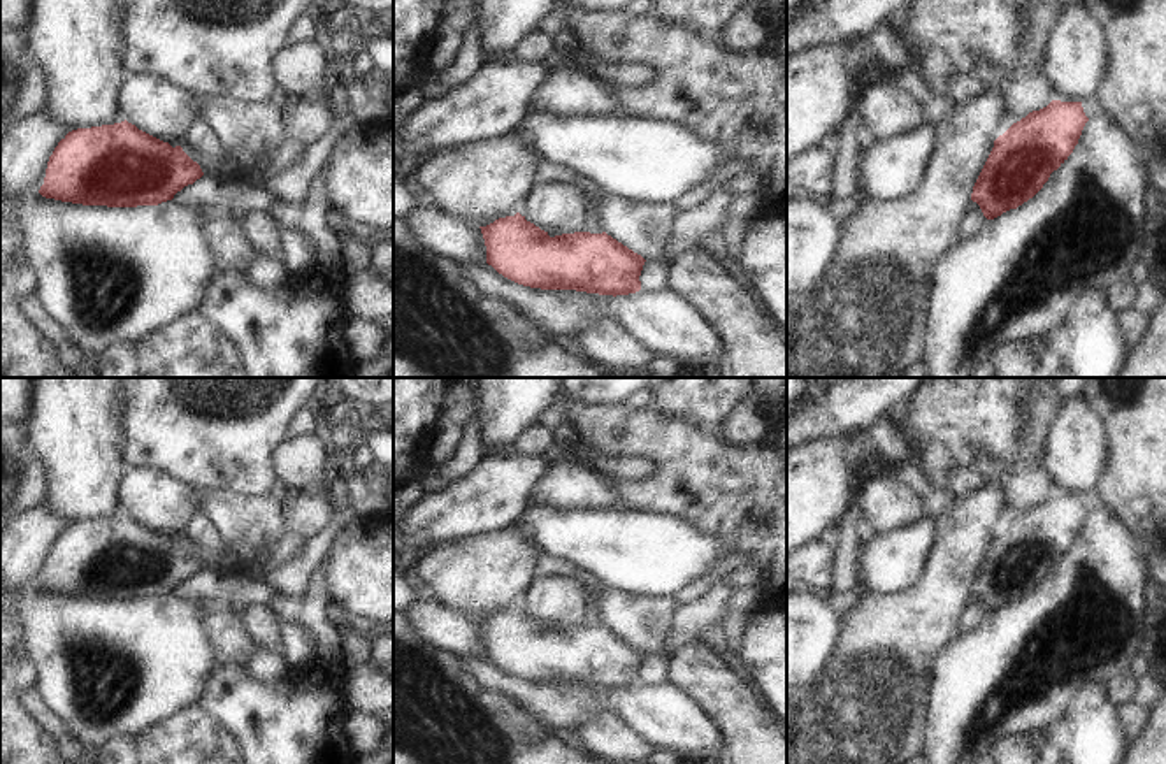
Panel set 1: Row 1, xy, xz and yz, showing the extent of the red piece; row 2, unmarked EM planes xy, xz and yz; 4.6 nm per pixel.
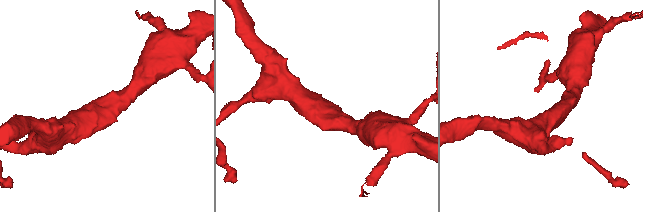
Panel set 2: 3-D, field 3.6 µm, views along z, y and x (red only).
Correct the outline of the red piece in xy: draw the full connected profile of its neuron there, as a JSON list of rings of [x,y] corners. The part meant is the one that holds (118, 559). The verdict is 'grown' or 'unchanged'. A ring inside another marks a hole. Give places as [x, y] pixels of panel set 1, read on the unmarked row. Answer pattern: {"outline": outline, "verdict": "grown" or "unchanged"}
{"outline": [[[125,513],[68,525],[49,550],[39,587],[46,592],[83,599],[158,599],[172,594],[177,585],[202,569],[200,559],[181,539],[172,541]]], "verdict": "unchanged"}

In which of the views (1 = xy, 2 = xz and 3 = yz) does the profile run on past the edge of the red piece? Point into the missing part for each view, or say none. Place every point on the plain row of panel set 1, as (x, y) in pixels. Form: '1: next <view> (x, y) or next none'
1: next none
2: next none
3: next none

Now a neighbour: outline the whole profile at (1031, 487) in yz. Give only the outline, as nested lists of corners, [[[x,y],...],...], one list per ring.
[[[987,450],[978,451],[975,469],[985,479],[997,479],[1004,487],[1008,497],[1008,511],[1011,518],[1026,511],[1033,504],[1047,501],[1054,492],[1050,479],[1043,474],[1040,464],[1031,465],[1011,479],[1004,474],[1004,464]]]

